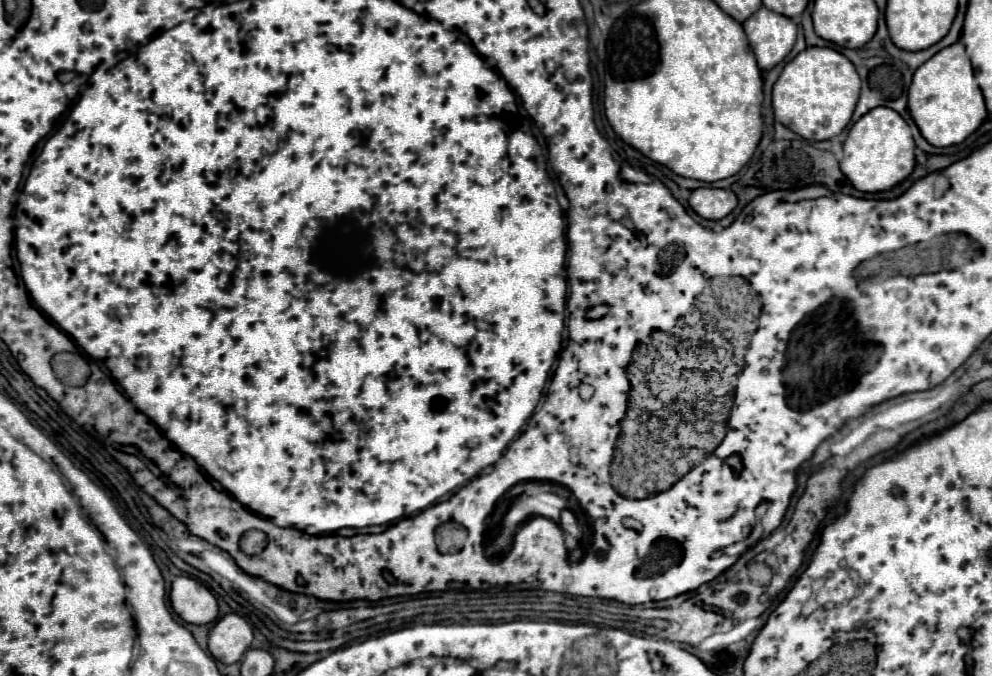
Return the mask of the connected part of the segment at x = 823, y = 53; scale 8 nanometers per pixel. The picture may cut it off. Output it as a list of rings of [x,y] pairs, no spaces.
[[[807,47],[791,59],[773,85],[775,119],[809,141],[839,135],[851,121],[861,81],[853,63],[831,47]]]

